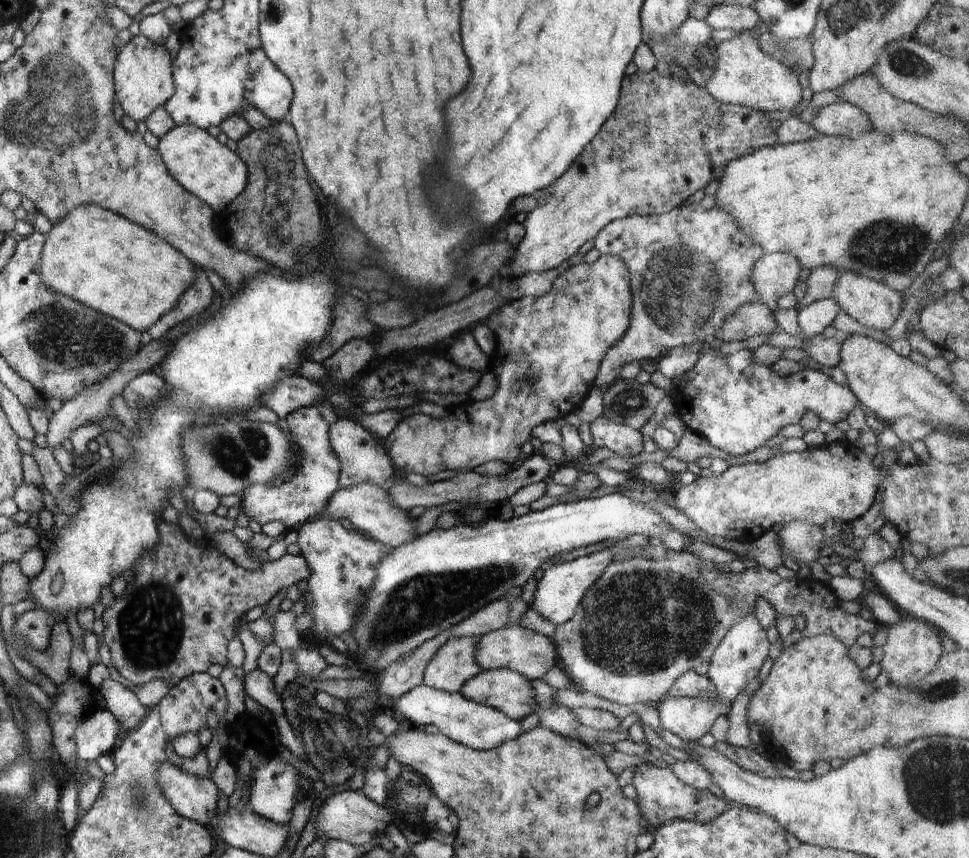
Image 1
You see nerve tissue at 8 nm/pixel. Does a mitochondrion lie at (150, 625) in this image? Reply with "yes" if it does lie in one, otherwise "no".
yes

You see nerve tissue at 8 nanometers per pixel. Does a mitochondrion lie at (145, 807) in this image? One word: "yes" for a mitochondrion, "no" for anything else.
yes

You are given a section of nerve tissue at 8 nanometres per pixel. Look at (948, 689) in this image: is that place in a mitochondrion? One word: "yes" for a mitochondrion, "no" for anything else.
yes

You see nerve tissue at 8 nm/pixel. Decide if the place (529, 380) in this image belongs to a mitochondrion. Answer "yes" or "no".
no

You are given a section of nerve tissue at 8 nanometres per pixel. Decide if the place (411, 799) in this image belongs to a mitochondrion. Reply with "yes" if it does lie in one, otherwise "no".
yes

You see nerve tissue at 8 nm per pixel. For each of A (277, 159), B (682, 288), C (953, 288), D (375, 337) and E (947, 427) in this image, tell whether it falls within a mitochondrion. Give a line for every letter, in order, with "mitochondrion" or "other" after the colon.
A: mitochondrion
B: mitochondrion
C: other
D: other
E: other

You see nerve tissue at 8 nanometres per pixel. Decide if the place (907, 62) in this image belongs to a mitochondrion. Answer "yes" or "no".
yes

